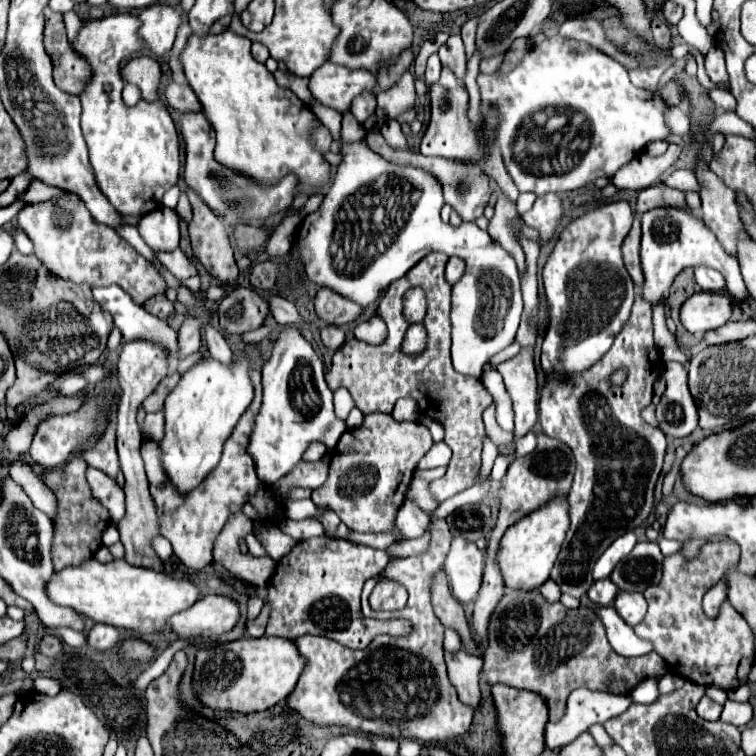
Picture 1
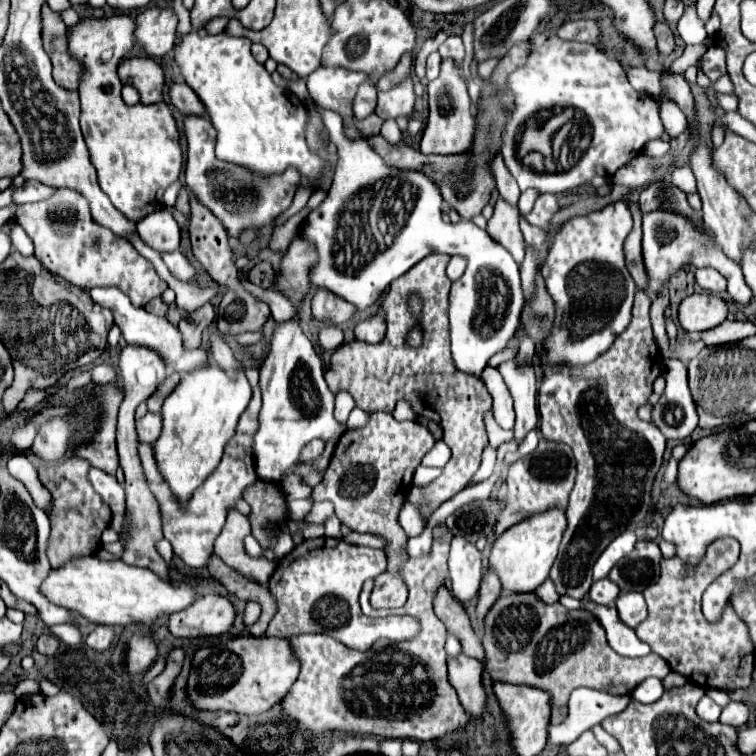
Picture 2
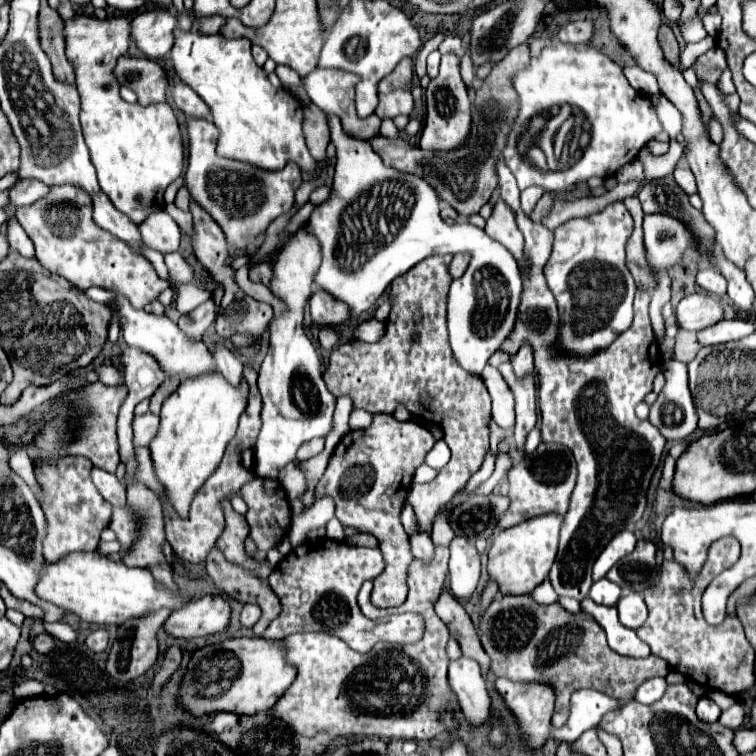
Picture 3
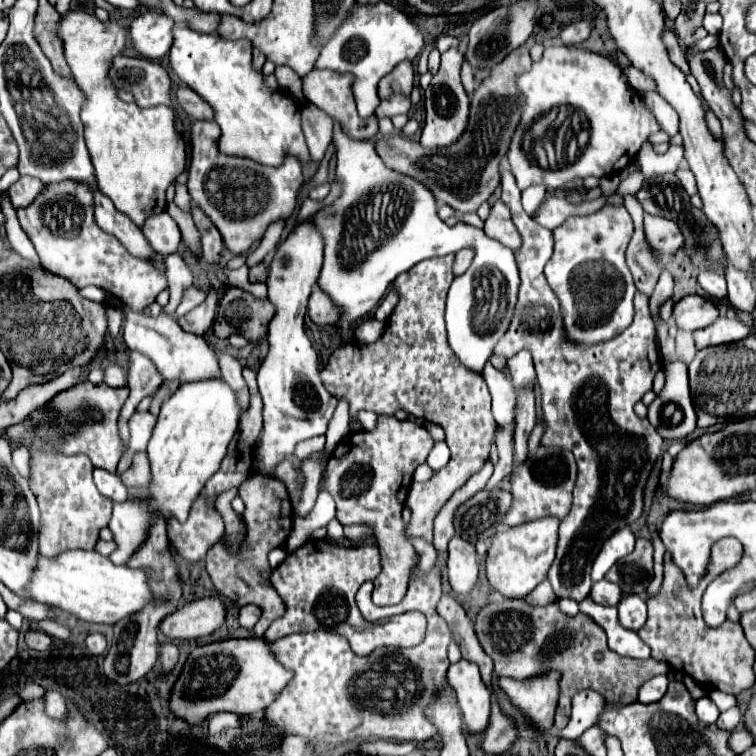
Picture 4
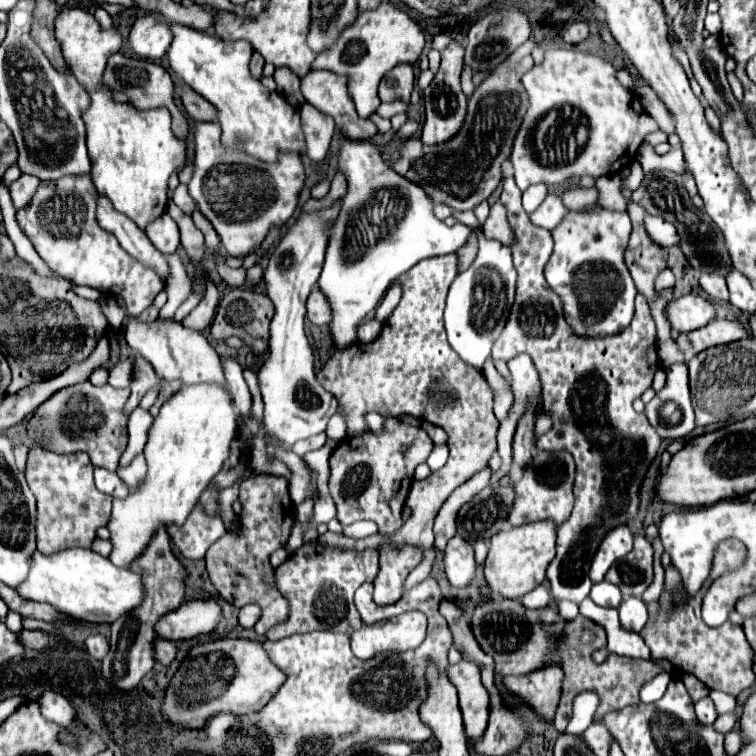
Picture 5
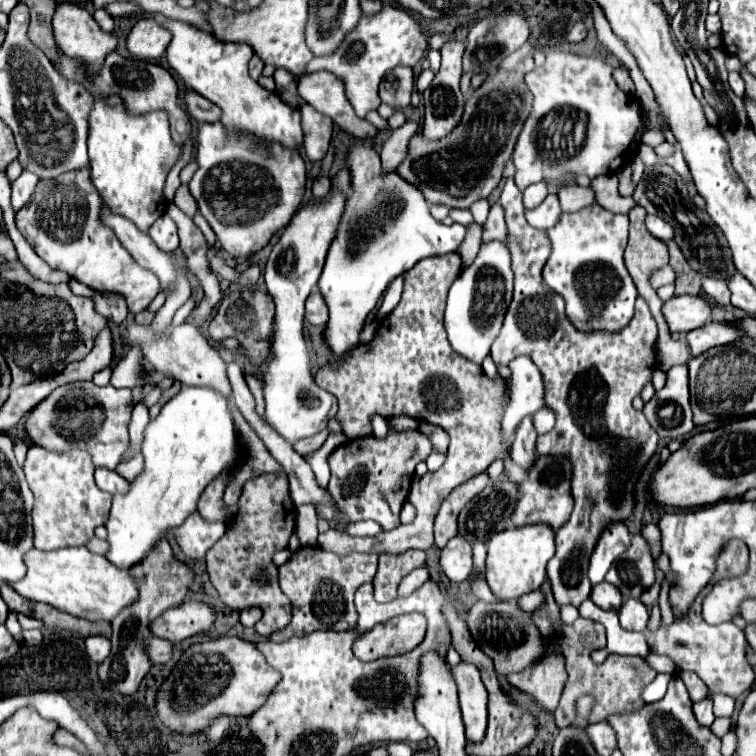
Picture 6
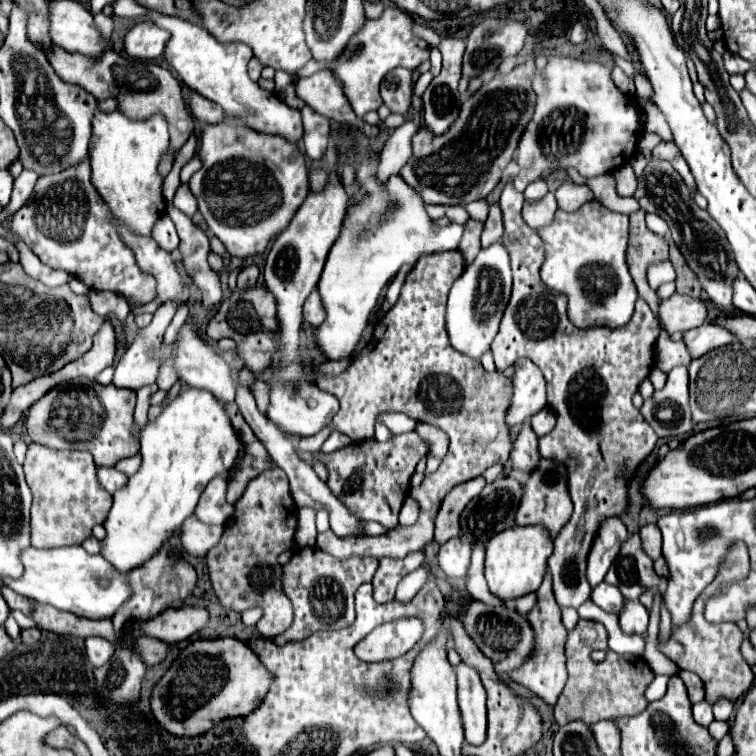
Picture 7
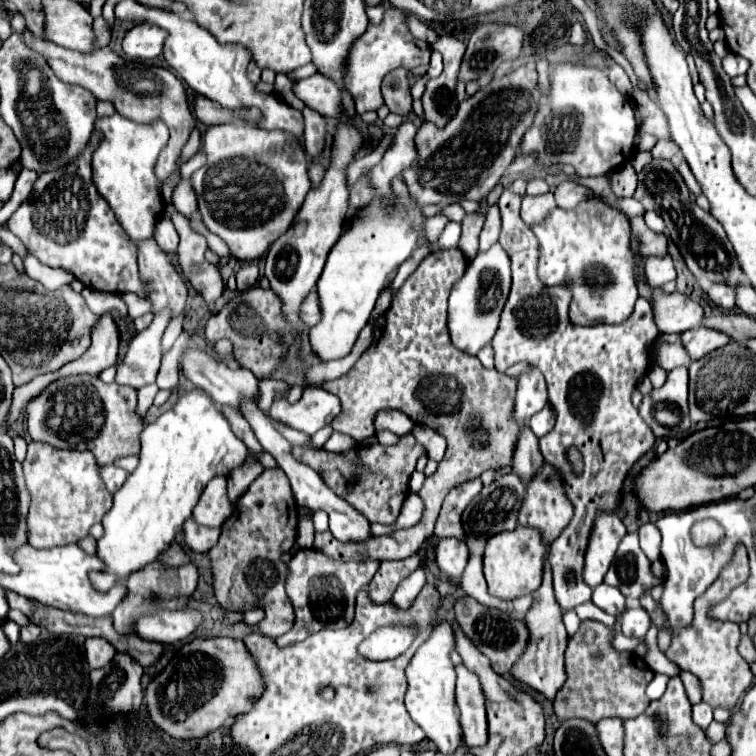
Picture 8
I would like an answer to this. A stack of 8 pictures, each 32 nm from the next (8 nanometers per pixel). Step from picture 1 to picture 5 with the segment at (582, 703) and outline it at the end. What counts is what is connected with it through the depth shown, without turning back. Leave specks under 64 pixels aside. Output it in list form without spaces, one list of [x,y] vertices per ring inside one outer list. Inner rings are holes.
[[[582,692],[580,696],[576,696],[576,700],[574,700],[574,716],[572,716],[566,732],[582,734],[592,724],[596,708],[598,708],[598,696],[596,694]]]

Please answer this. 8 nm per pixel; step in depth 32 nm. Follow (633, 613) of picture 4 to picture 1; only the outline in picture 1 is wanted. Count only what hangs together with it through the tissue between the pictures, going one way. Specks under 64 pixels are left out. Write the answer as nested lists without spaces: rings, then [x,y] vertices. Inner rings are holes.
[[[620,590],[614,600],[614,608],[618,610],[620,618],[630,626],[640,624],[640,620],[644,620],[644,616],[646,616],[646,600],[644,600],[642,592]]]

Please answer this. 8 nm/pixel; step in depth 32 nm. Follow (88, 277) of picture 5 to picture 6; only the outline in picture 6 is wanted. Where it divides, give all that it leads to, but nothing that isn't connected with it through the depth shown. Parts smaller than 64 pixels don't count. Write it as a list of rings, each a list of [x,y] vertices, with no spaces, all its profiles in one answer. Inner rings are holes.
[[[90,170],[66,172],[52,180],[40,180],[30,202],[16,212],[16,228],[34,252],[54,270],[62,270],[96,292],[114,292],[126,298],[128,308],[146,308],[158,294],[158,278],[136,264],[130,252],[116,240],[112,228],[100,220],[102,198],[90,182]]]

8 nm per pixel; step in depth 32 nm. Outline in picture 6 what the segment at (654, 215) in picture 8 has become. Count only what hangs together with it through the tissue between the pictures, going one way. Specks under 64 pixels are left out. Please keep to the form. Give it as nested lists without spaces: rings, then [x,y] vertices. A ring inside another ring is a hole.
[[[648,214],[648,216],[646,216],[646,228],[648,228],[656,238],[660,238],[660,240],[664,240],[664,242],[670,242],[670,240],[672,240],[672,226],[666,224],[660,216]]]

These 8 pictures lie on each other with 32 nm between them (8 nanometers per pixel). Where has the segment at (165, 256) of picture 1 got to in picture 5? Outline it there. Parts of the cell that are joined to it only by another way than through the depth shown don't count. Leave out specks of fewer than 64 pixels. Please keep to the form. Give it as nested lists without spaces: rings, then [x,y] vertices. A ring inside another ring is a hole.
[[[172,254],[172,256],[168,256],[168,262],[172,268],[172,274],[168,278],[168,286],[166,286],[168,297],[166,304],[160,309],[160,319],[172,319],[178,306],[188,298],[188,294],[192,290],[190,276],[188,276],[182,260],[176,254]]]

